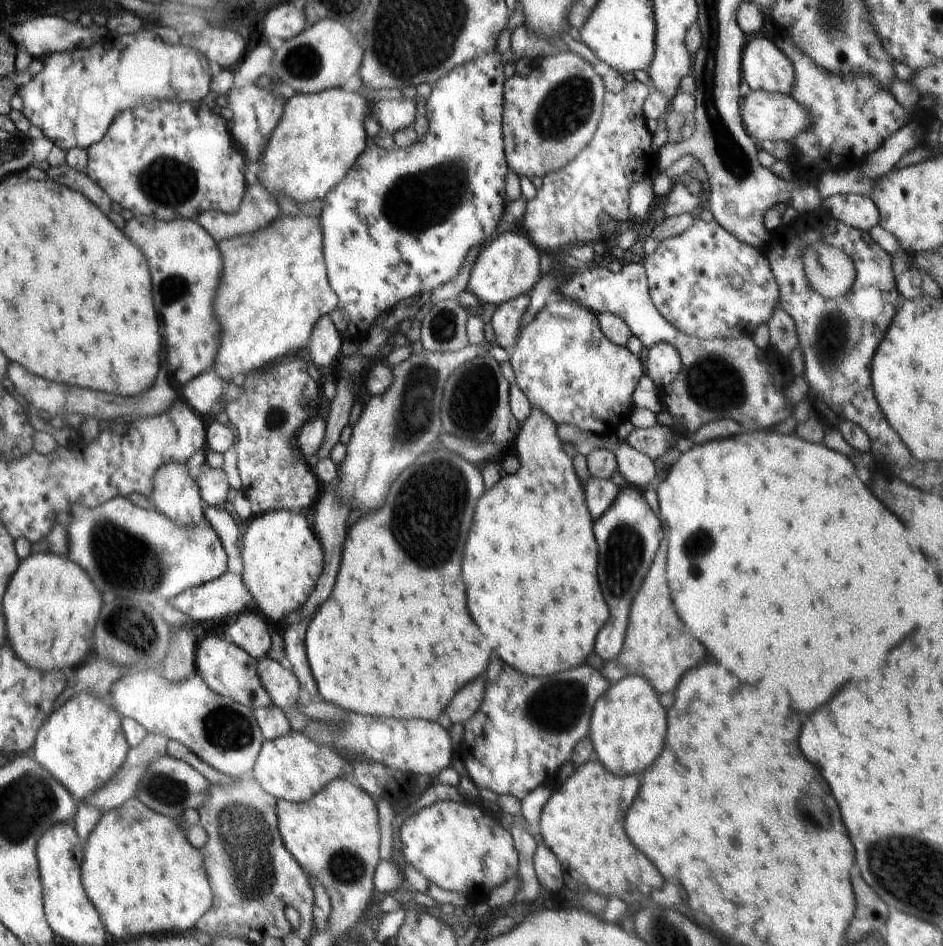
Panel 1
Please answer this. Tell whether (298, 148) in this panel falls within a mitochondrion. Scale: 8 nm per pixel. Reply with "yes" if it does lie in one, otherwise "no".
no

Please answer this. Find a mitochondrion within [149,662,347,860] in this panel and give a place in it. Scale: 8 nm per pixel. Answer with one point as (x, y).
(226, 728)

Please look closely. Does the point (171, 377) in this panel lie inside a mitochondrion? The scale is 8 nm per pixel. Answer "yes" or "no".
no

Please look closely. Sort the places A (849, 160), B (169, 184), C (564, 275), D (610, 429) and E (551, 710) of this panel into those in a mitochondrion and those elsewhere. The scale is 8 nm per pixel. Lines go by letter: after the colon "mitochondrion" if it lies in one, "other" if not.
A: other
B: mitochondrion
C: other
D: other
E: mitochondrion

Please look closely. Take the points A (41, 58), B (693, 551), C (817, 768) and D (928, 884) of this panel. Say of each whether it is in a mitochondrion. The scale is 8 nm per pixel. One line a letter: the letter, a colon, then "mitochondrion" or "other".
A: other
B: mitochondrion
C: other
D: mitochondrion

